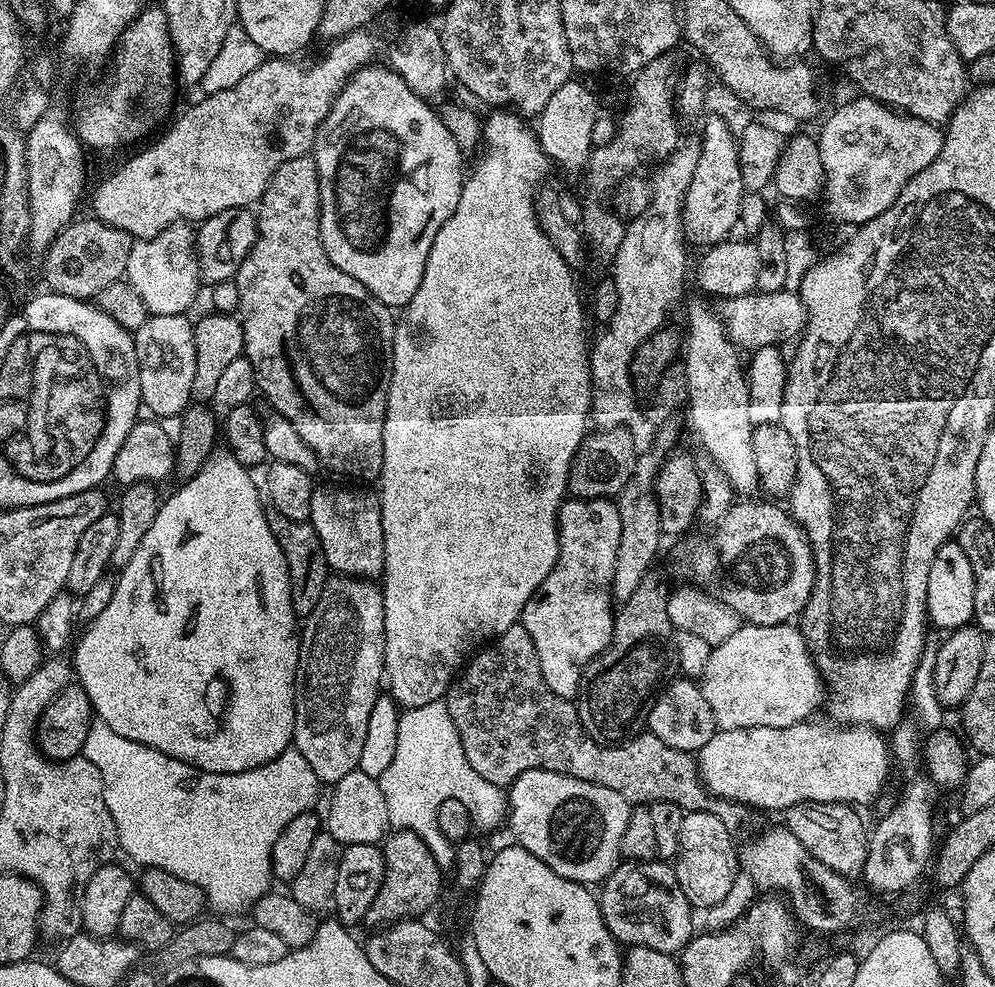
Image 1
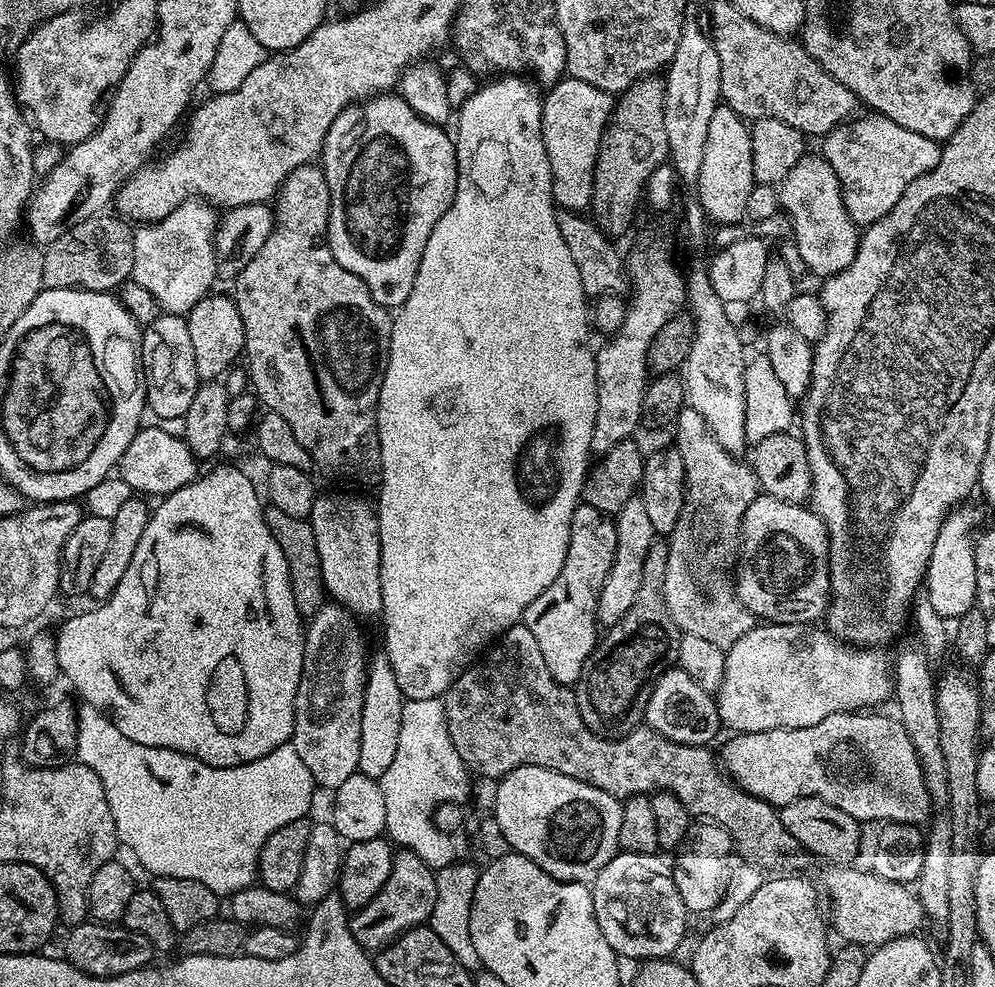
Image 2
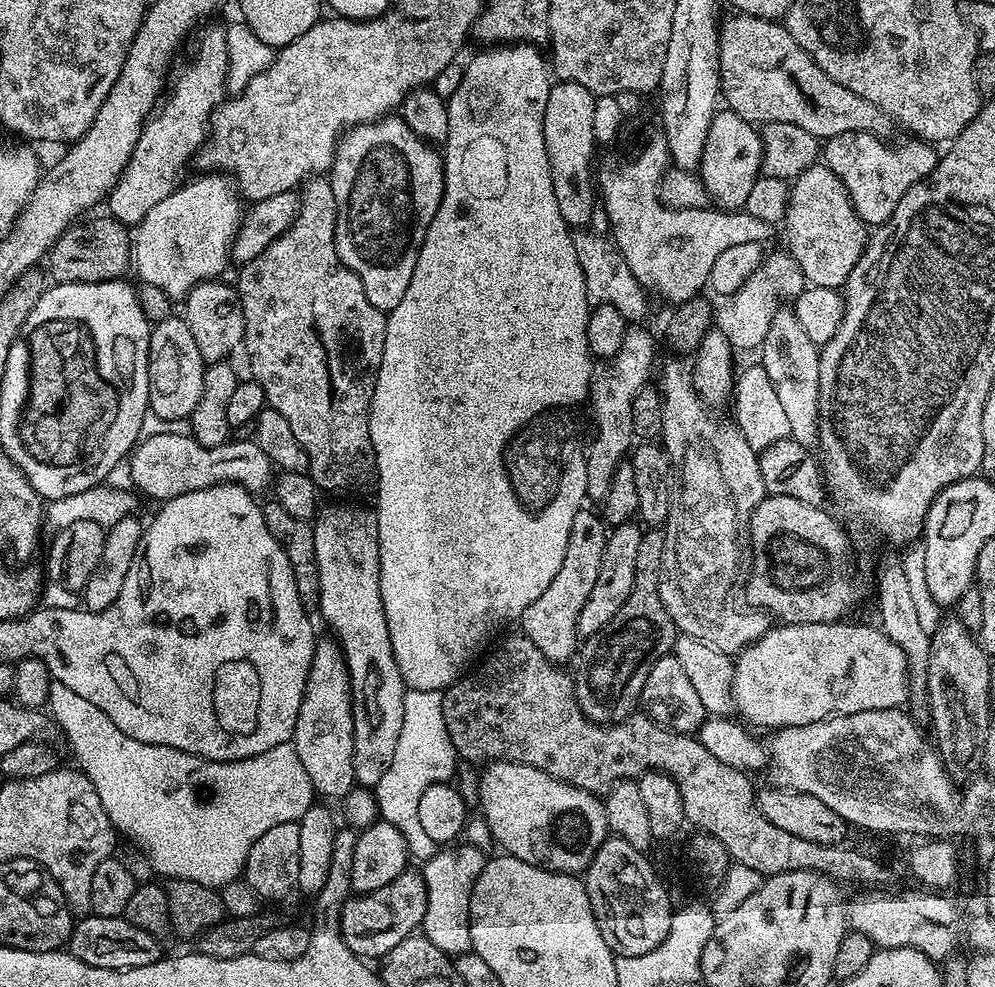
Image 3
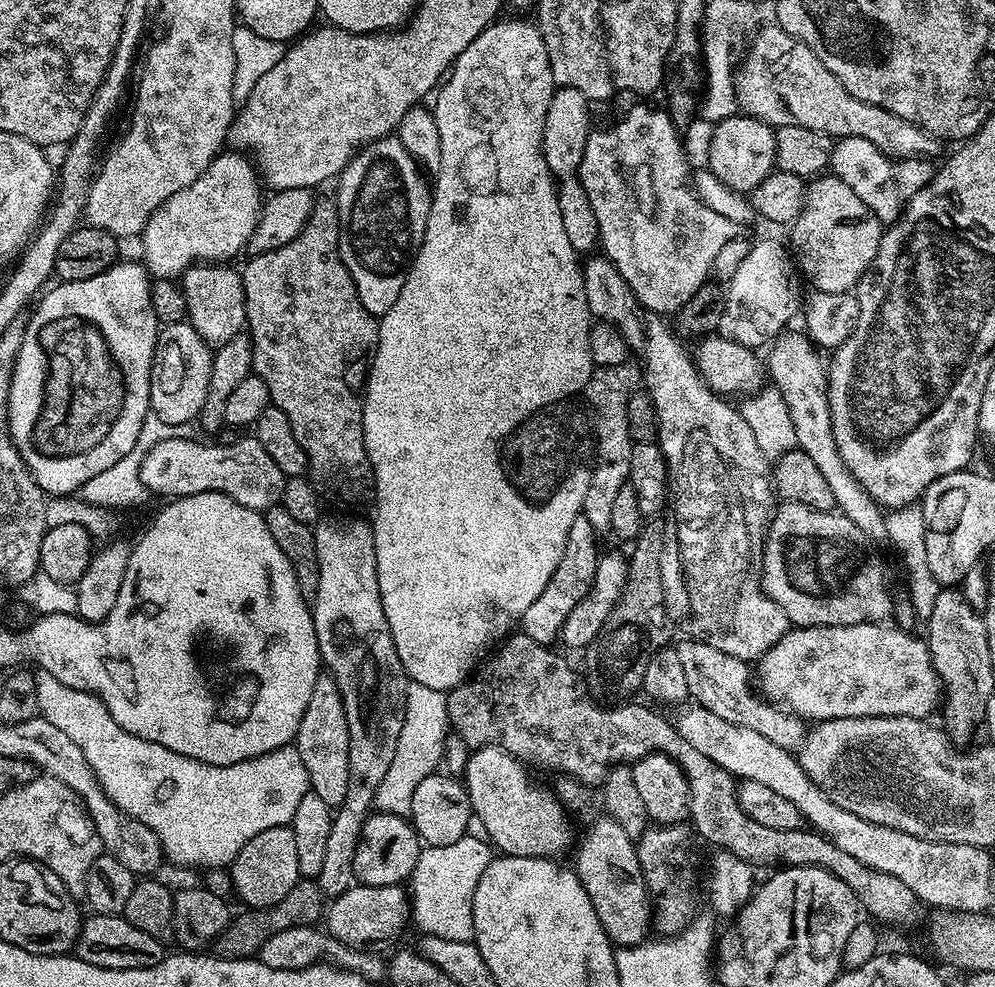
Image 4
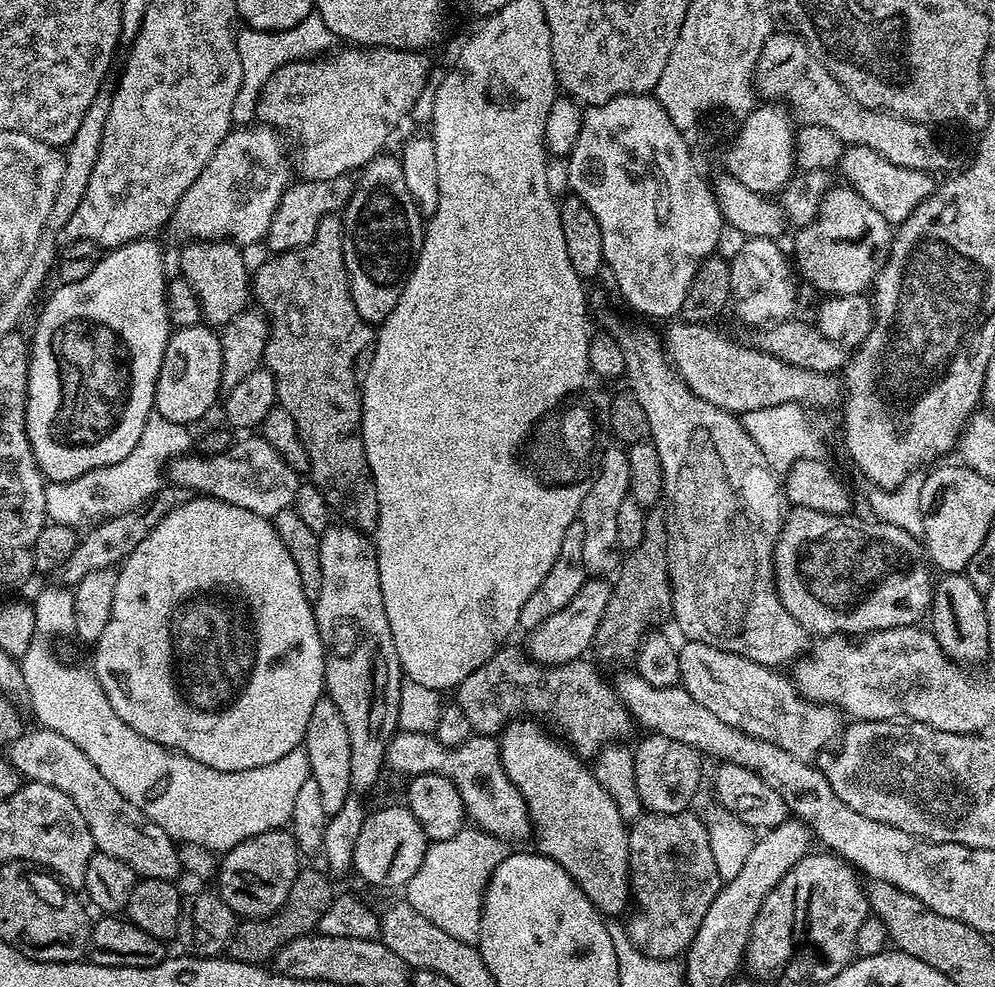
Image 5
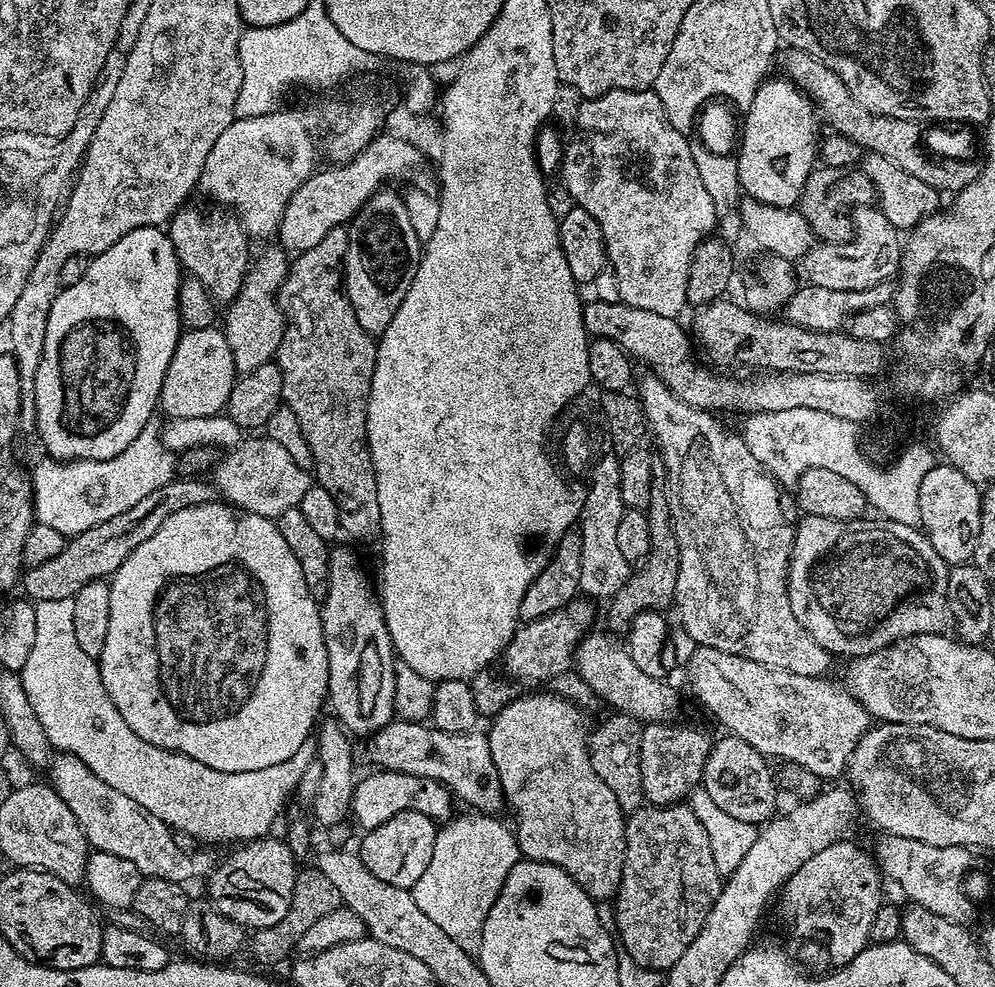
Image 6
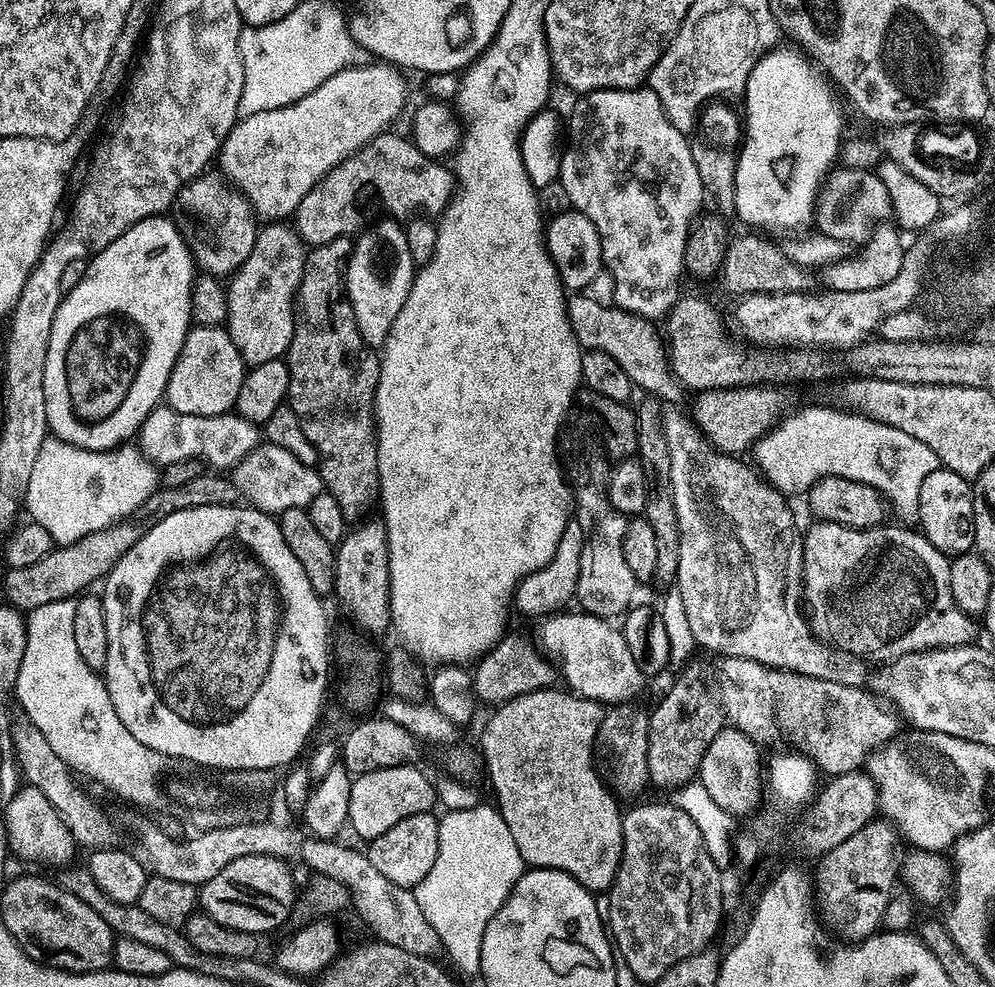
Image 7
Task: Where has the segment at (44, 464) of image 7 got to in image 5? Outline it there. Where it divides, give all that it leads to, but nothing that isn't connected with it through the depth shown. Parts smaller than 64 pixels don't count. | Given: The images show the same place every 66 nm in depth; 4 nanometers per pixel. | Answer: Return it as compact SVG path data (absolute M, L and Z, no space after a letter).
M153 410L142 430L142 438L138 438L134 450L130 450L122 462L95 468L73 480L58 480L47 485L46 510L49 521L53 524L91 526L118 514L126 514L126 510L134 510L138 502L146 502L146 498L162 487L162 477L169 461L193 451L194 436L188 432L191 432L189 425L170 422Z

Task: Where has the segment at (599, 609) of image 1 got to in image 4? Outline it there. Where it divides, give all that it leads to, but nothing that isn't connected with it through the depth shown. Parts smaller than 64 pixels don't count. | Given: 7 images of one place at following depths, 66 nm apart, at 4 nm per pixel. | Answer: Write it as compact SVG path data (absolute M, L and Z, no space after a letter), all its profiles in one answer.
M582 514L574 518L570 534L566 538L566 550L562 550L562 562L558 562L558 570L554 570L550 582L546 582L546 590L542 590L542 594L538 594L535 602L526 609L522 621L523 635L534 638L534 642L547 645L551 645L559 637L566 622L566 614L570 614L570 610L574 610L574 606L582 602L582 598L586 598L594 582L594 570L602 555L601 549L596 549L596 540L598 533L594 526L590 526L588 519Z

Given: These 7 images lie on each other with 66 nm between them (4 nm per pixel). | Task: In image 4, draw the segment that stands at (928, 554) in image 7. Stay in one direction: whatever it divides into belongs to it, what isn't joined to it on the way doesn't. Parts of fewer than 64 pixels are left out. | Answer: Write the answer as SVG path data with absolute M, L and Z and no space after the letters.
M781 503L764 533L764 574L760 587L797 628L854 626L884 622L893 615L892 580L873 543L863 536L850 518L839 511L823 512L801 504Z

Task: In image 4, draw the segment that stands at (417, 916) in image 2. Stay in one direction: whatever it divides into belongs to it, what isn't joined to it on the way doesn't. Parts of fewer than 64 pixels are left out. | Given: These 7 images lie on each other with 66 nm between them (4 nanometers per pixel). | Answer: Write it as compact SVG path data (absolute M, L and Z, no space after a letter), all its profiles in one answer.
M404 884L374 886L366 888L353 886L347 888L341 896L335 897L326 908L326 931L338 942L351 948L365 950L379 949L379 944L392 940L410 920L410 892Z

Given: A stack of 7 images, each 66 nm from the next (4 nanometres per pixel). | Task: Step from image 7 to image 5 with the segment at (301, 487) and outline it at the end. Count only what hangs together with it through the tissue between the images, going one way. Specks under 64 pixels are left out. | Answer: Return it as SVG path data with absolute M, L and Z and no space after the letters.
M248 434L245 438L237 439L236 444L224 453L214 454L213 456L199 454L181 454L171 461L166 468L166 476L175 487L190 488L193 493L212 496L215 500L224 500L228 504L234 506L242 506L242 510L250 510L259 516L267 516L271 518L274 514L278 514L278 510L286 510L296 501L297 490L300 485L299 473L286 462L282 462L282 458L274 446L270 446L270 442L266 442L264 437L259 434Z

